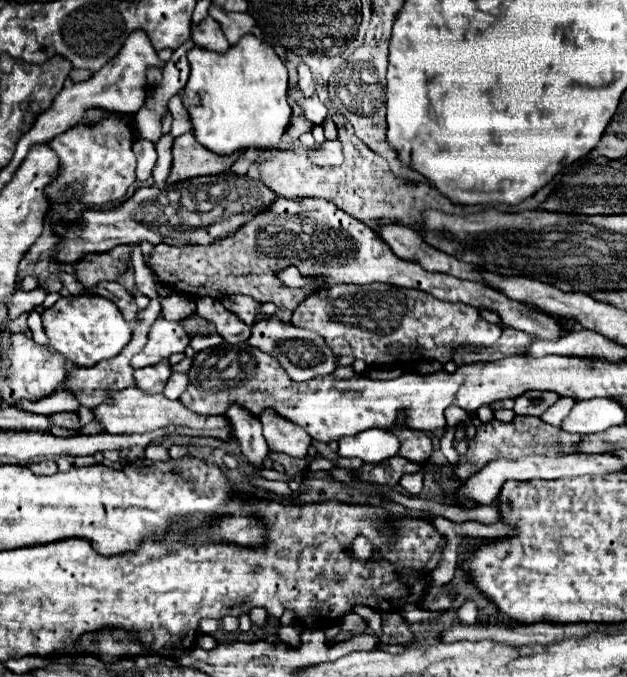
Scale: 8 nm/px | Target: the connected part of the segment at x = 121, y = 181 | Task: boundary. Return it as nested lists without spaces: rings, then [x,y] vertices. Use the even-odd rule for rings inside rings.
[[[108,112],[104,120],[98,120],[96,124],[76,124],[48,142],[60,158],[58,176],[44,188],[50,204],[48,212],[54,214],[52,232],[56,236],[80,218],[82,212],[110,202],[120,202],[126,196],[128,186],[136,180],[136,156],[132,152],[132,142],[132,126],[124,122],[124,116],[118,112]]]

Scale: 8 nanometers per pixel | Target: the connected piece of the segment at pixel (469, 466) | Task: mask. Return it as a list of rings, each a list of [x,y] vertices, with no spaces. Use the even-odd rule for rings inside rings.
[[[514,416],[512,422],[492,420],[488,424],[480,424],[476,428],[474,442],[470,442],[466,456],[460,456],[460,462],[456,466],[456,476],[464,482],[468,476],[472,476],[484,464],[488,464],[490,460],[496,460],[496,458],[520,458],[520,456],[528,456],[528,454],[544,454],[544,456],[570,454],[570,452],[576,452],[578,440],[580,440],[578,434],[566,434],[564,430],[546,424],[536,416]]]

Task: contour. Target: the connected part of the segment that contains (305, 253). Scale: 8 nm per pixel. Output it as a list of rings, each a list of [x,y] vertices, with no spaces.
[[[276,198],[268,212],[252,218],[244,228],[240,228],[232,238],[218,240],[210,246],[192,246],[176,248],[168,244],[158,244],[150,258],[146,260],[148,268],[172,290],[186,296],[230,296],[230,294],[248,294],[258,302],[274,302],[276,306],[294,310],[308,292],[292,292],[276,280],[276,268],[282,268],[282,262],[292,262],[300,268],[304,276],[324,276],[328,286],[332,284],[396,284],[402,288],[416,288],[432,294],[438,300],[464,302],[478,310],[492,310],[500,316],[504,326],[522,330],[536,340],[560,340],[568,330],[558,318],[548,316],[540,310],[532,310],[520,302],[508,300],[504,294],[488,288],[480,282],[460,280],[448,274],[428,272],[420,264],[398,258],[376,232],[336,208],[328,200],[320,198]]]

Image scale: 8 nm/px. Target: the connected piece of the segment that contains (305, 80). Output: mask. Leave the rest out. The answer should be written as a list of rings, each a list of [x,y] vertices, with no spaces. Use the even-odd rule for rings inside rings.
[[[306,64],[298,66],[298,88],[302,90],[304,96],[312,96],[314,94],[314,80],[312,80],[310,68]]]

